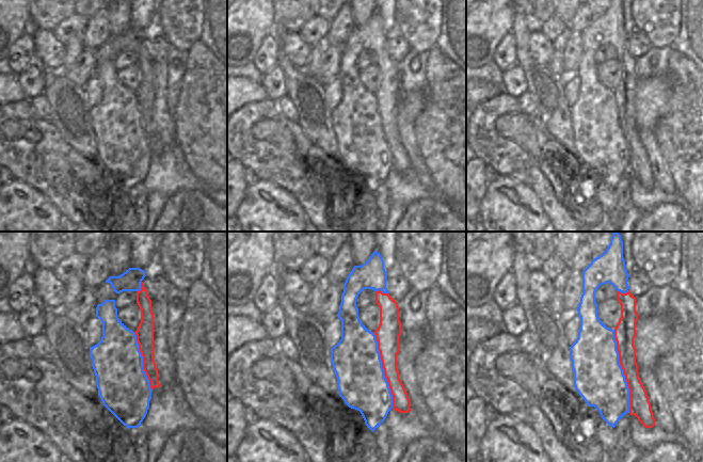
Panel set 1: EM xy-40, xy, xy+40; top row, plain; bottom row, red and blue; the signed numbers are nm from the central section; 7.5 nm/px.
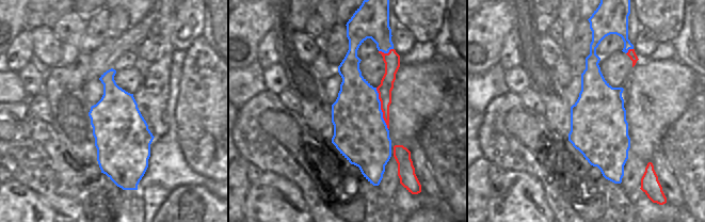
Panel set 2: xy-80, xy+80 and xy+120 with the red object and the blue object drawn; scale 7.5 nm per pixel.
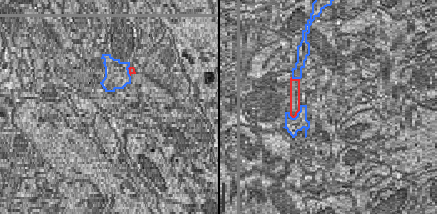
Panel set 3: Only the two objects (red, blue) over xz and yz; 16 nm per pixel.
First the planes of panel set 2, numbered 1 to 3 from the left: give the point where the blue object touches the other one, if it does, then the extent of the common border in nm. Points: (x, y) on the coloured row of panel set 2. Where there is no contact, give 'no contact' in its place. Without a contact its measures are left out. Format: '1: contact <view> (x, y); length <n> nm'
1: no contact
2: contact xy+80 (381, 108); length 320 nm
3: contact xy+120 (628, 50); length 70 nm

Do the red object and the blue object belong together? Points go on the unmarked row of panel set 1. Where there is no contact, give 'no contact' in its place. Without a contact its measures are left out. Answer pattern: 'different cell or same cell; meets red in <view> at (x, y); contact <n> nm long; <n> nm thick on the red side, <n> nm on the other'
same cell; meets red in xy+40 at (623, 132); contact 650 nm long; 140 nm thick on the red side, 380 nm on the other

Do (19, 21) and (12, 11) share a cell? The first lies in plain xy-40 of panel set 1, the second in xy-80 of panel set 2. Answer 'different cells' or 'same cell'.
same cell

